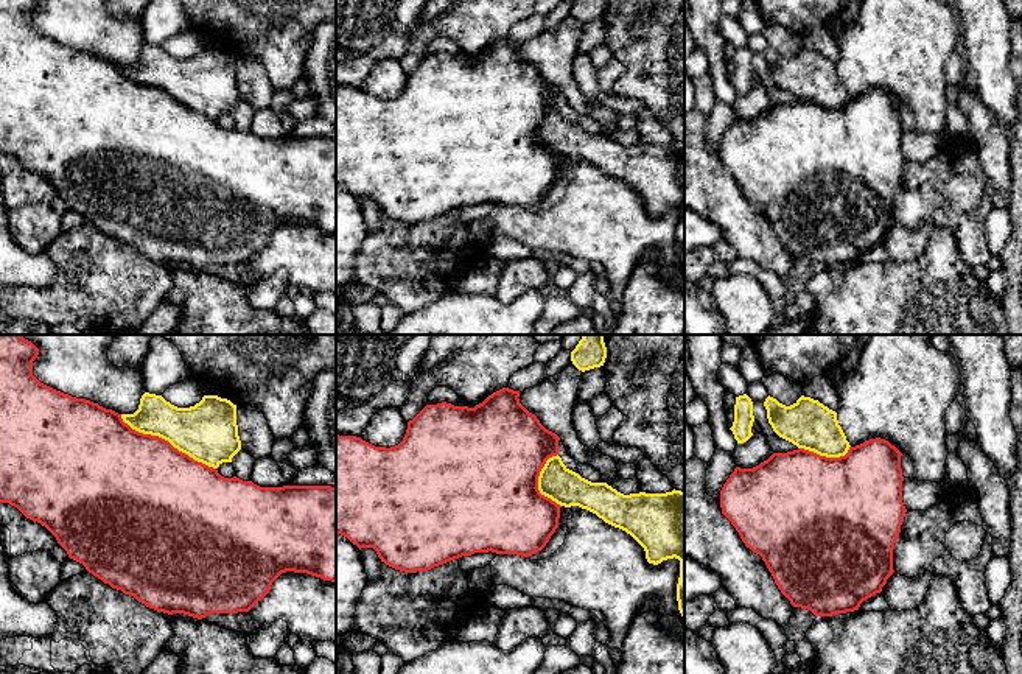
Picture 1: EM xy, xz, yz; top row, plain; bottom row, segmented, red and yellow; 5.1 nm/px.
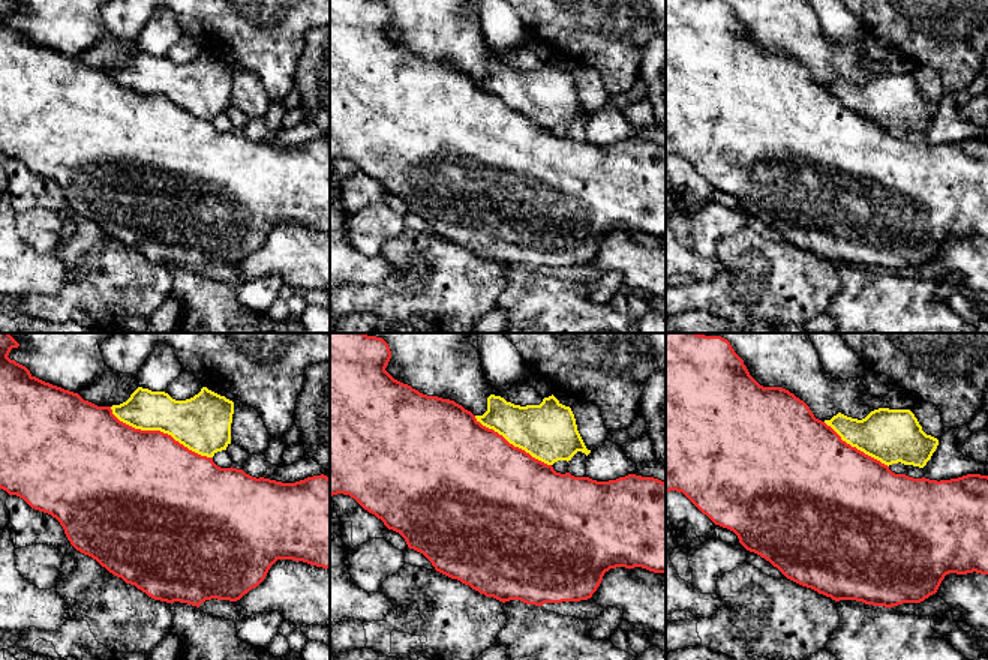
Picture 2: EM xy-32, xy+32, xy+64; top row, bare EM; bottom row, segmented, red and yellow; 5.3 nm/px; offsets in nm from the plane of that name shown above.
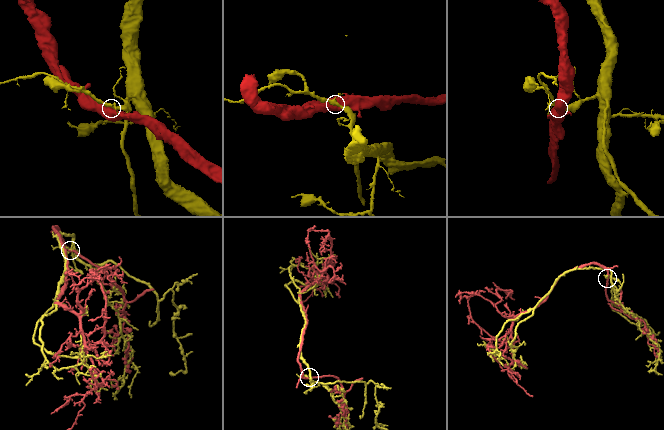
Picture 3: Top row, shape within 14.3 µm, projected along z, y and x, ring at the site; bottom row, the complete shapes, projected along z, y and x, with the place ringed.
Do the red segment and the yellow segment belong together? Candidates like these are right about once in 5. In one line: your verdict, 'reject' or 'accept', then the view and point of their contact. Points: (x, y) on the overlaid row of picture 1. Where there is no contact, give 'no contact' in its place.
reject; meets red in xy at (167, 441)

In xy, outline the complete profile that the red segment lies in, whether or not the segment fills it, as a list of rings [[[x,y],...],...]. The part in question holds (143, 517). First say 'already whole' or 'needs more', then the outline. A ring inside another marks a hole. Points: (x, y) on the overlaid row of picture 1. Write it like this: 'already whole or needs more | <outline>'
already whole | [[[0,335],[0,503],[9,503],[26,518],[45,526],[70,559],[82,563],[89,573],[104,584],[134,596],[149,609],[168,615],[184,613],[198,620],[210,613],[249,612],[269,593],[272,582],[286,571],[306,573],[336,582],[336,487],[260,487],[236,476],[224,478],[216,469],[194,461],[174,448],[168,441],[132,430],[123,422],[121,414],[40,383],[33,375],[33,361],[37,355],[39,349],[22,335]]]

